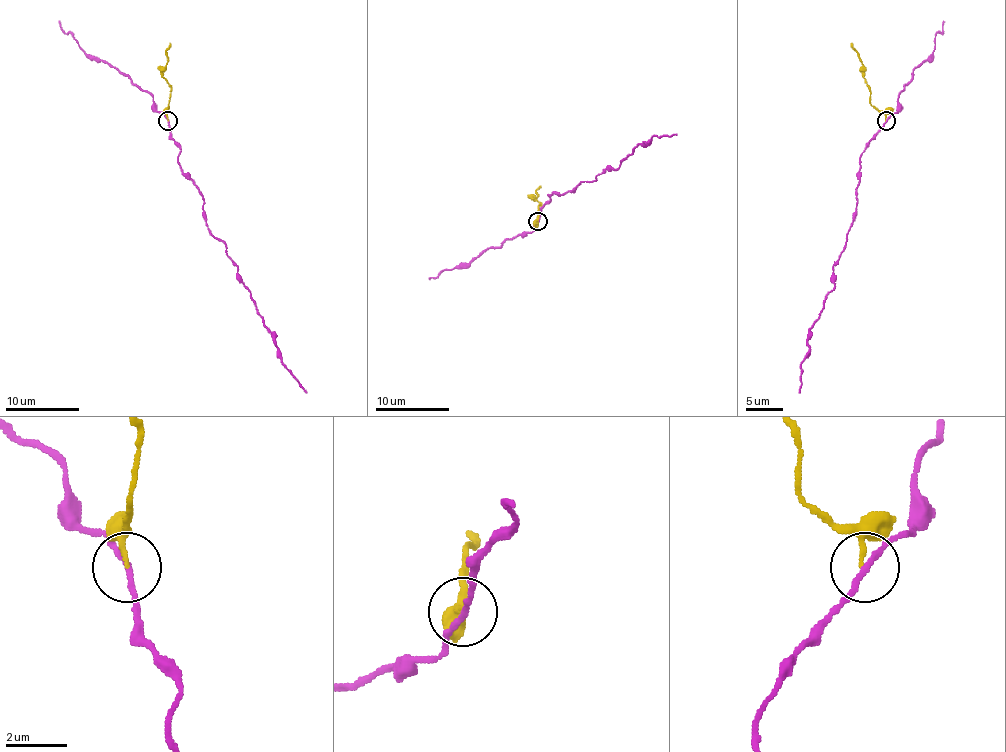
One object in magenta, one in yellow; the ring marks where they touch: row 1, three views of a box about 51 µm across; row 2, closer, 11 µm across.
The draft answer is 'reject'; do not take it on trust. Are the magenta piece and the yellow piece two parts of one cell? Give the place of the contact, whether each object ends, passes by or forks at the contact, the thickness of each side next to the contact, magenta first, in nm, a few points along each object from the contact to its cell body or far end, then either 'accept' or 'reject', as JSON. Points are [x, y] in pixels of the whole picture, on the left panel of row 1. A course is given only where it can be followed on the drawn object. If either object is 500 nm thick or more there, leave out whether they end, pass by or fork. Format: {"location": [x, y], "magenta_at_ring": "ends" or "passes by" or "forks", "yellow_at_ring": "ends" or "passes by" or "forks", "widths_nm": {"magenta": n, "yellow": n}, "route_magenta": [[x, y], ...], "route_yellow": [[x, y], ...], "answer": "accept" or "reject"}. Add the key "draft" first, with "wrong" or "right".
{"draft": "right", "location": [168, 120], "magenta_at_ring": "passes by", "yellow_at_ring": "ends", "widths_nm": {"magenta": 180, "yellow": 150}, "route_magenta": [[168, 120], [170, 137], [179, 148], [177, 164], [201, 196], [205, 224], [224, 244], [283, 366], [307, 392]], "route_yellow": [[168, 120], [170, 87], [163, 76], [163, 68], [170, 42]], "answer": "reject"}

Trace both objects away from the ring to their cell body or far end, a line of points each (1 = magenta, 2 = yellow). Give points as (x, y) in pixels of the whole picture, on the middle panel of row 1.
1: (538, 221), (547, 195), (571, 192), (607, 168), (616, 169), (653, 136), (677, 134)
2: (538, 219), (540, 205), (533, 199), (540, 186)

